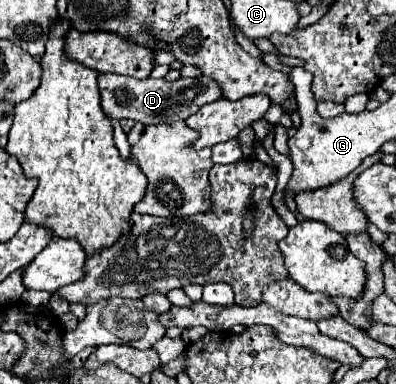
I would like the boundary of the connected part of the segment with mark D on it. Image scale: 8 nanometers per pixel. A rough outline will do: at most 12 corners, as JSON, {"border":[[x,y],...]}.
{"border":[[101,73],[109,119],[185,121],[221,97],[205,75],[141,79]]}

